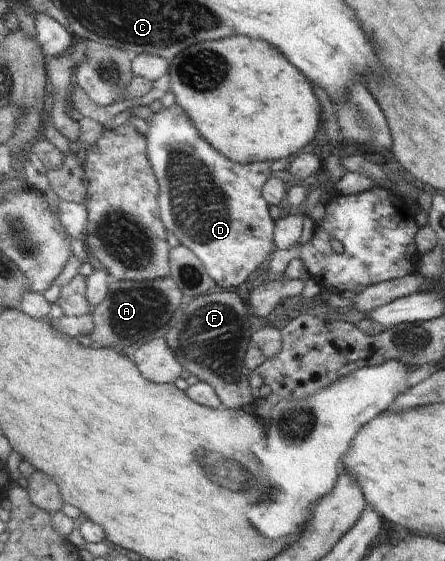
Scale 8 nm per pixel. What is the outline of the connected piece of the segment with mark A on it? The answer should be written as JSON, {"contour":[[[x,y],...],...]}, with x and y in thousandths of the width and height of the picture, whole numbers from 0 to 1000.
{"contour":[[[387,492],[360,499],[247,499],[240,526],[220,545],[207,549],[211,588],[202,595],[225,619],[283,624],[306,610],[333,610],[342,595],[384,576],[387,563],[416,540],[407,517],[396,513]]]}

